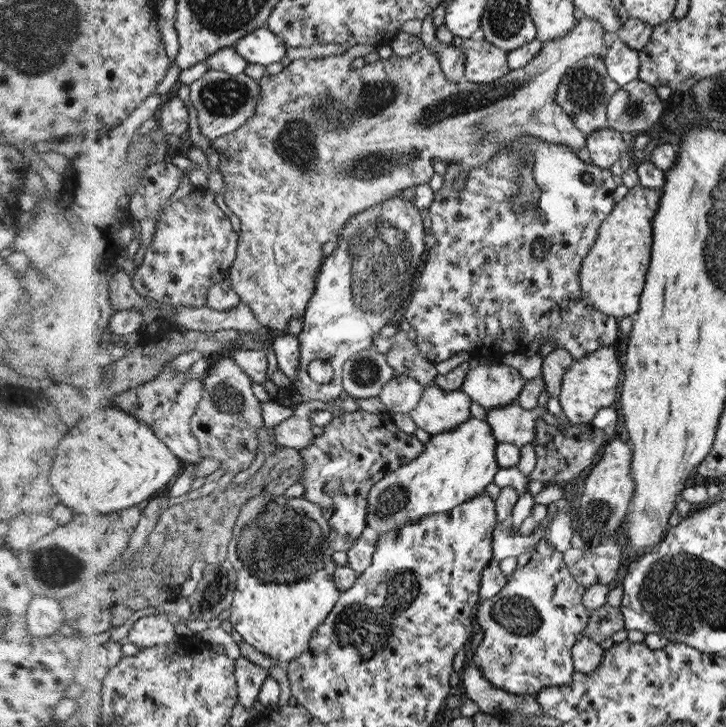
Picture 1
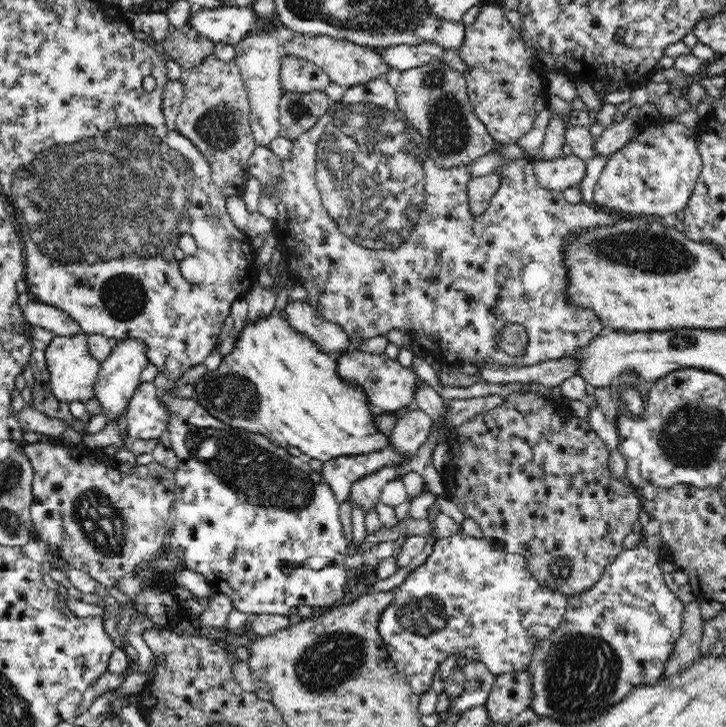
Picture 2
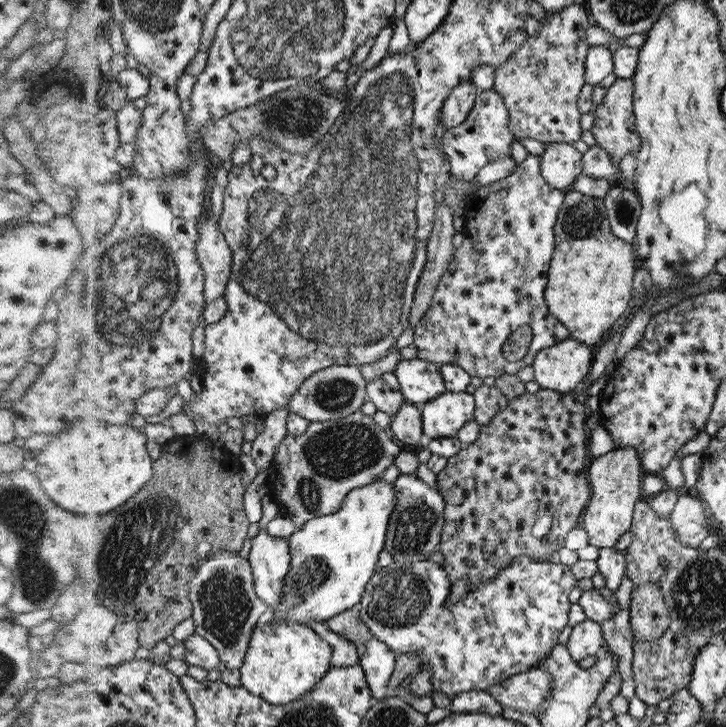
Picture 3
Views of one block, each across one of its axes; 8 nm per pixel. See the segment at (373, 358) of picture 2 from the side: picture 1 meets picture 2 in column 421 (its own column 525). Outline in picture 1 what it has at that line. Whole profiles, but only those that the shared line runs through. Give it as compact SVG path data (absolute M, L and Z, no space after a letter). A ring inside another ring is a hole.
M493 361L472 367L460 389L488 410L517 403L526 382L515 367Z

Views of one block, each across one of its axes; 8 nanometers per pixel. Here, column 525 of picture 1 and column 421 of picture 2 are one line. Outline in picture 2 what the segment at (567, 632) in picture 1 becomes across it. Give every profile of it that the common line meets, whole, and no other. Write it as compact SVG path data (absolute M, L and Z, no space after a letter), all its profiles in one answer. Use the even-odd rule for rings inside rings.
M456 533L445 538L438 538L433 544L433 552L426 559L424 564L415 568L409 575L407 580L399 588L394 590L394 602L386 608L385 612L382 612L382 621L378 624L378 633L384 639L386 643L387 651L390 658L394 661L399 673L405 676L408 684L412 687L412 690L421 695L422 693L428 693L431 691L432 678L438 670L438 664L442 662L446 656L453 654L456 657L465 656L468 661L475 661L478 663L484 663L488 670L495 674L495 676L507 674L508 672L524 672L528 668L530 660L532 660L534 648L537 644L544 640L549 634L554 632L554 629L561 623L564 613L568 608L568 597L550 589L542 587L534 579L534 575L529 569L529 564L526 559L516 553L507 553L500 550L494 550L493 546L487 539L470 537L464 533Z

